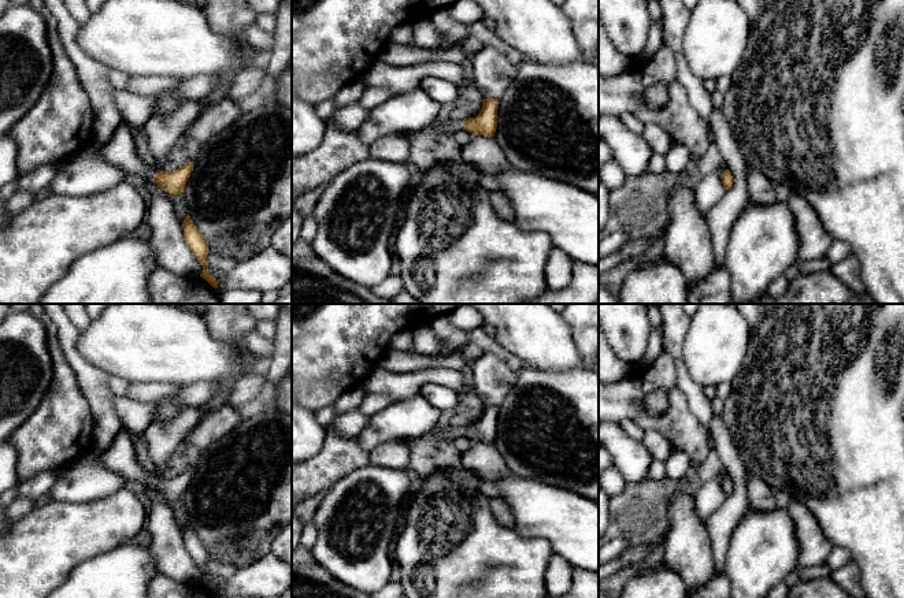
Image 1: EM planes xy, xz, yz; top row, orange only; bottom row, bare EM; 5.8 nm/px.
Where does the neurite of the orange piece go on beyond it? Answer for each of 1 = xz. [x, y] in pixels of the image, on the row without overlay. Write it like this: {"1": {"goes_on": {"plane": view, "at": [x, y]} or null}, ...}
{"1": {"goes_on": {"plane": "xz", "at": [452, 431]}}}

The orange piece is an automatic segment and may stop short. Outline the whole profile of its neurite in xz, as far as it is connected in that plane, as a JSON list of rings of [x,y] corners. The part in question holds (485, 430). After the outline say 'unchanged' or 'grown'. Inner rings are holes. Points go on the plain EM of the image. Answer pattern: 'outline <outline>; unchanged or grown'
outline [[[484,405],[482,416],[475,424],[468,424],[464,427],[449,426],[448,428],[434,428],[426,437],[419,439],[431,439],[445,438],[455,441],[456,438],[466,437],[473,442],[493,443],[497,434],[497,405]]]; grown

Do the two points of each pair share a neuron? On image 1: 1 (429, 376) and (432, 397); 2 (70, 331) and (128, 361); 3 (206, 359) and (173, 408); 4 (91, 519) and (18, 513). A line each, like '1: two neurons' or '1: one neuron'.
1: two neurons
2: two neurons
3: two neurons
4: two neurons

